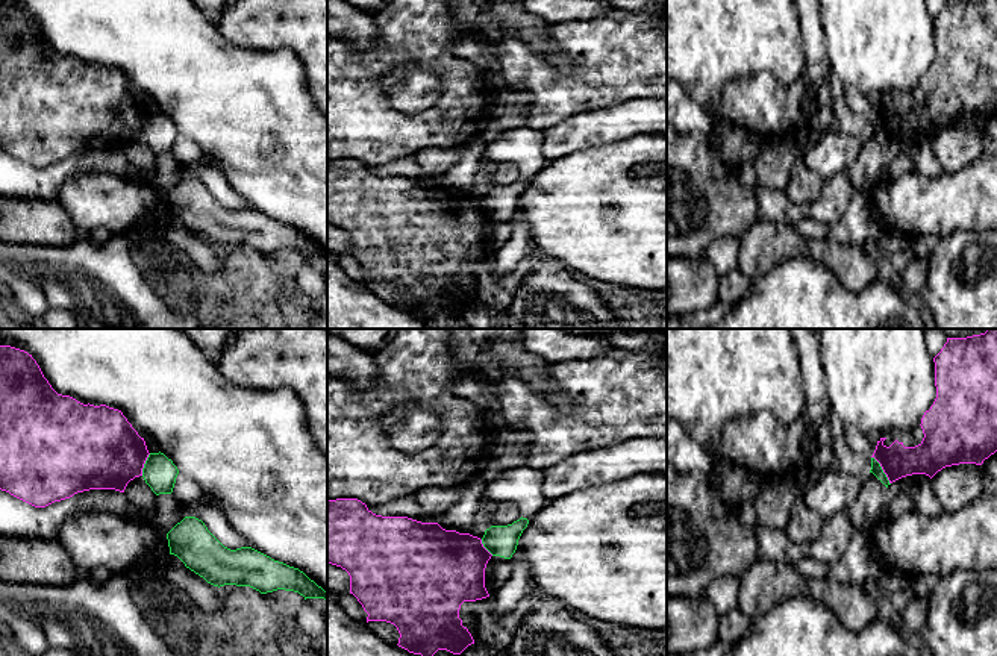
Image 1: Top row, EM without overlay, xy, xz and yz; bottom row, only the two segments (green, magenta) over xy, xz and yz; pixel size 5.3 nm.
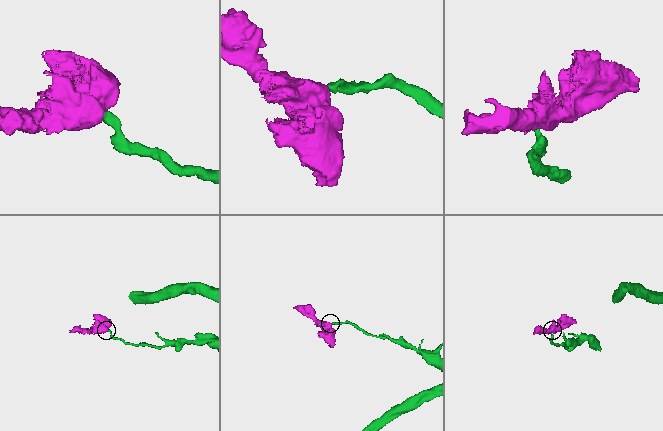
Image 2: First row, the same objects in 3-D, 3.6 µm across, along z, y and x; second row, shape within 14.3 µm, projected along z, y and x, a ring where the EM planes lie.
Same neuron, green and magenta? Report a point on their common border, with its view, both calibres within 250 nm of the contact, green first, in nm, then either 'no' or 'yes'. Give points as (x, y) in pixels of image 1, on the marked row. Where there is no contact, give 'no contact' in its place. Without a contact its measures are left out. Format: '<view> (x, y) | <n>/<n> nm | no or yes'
yz (882, 470) | 60/180 nm | no

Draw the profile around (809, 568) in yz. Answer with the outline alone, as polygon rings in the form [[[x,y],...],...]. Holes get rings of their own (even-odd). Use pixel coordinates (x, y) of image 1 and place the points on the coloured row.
[[[805,558],[794,564],[794,568],[808,580],[827,580],[829,579],[829,565],[812,559]]]

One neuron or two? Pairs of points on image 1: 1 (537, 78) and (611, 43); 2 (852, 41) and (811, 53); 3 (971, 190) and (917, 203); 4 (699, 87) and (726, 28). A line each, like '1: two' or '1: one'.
1: one
2: two
3: one
4: one

